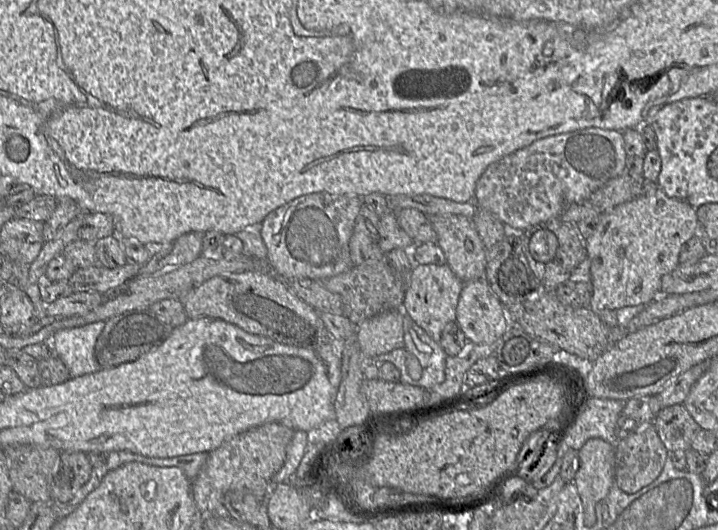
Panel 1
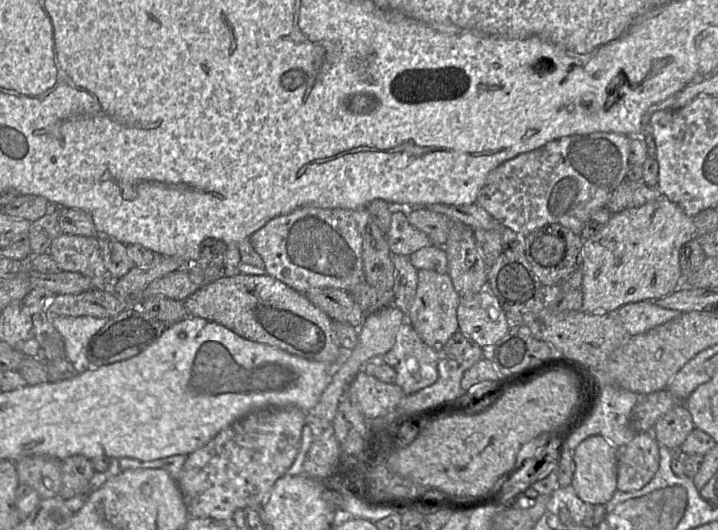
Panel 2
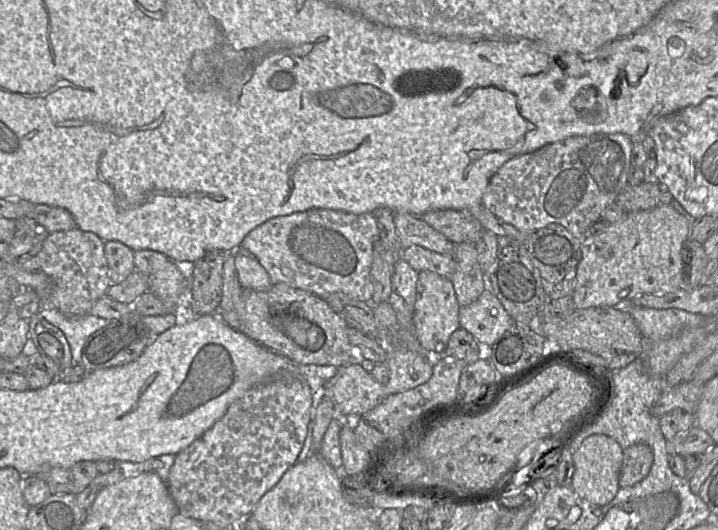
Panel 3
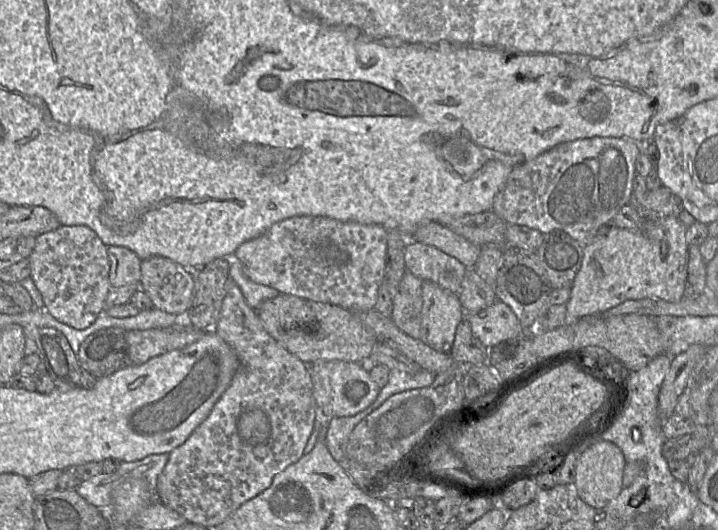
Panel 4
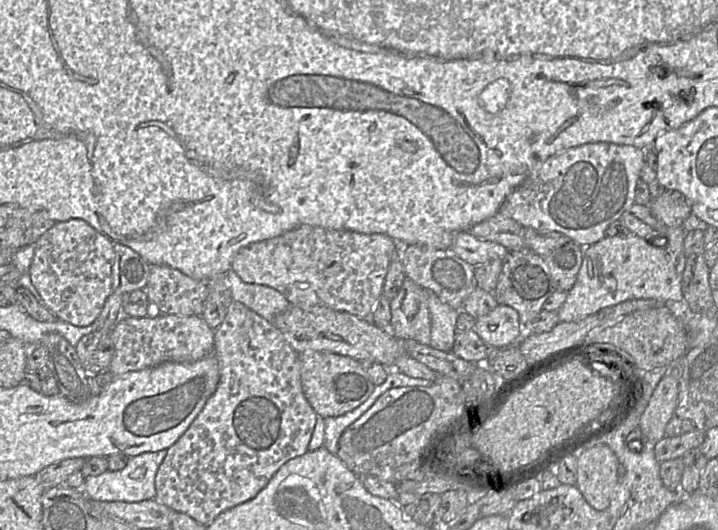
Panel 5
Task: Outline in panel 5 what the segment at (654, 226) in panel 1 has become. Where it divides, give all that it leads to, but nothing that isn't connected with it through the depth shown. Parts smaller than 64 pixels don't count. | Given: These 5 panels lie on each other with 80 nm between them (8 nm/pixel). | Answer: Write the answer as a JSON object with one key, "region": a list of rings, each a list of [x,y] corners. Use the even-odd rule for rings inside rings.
{"region":[[[668,227],[663,234],[652,240],[628,233],[625,236],[606,236],[584,247],[585,254],[577,280],[558,310],[560,322],[581,320],[601,309],[633,299],[654,299],[682,308],[685,234],[682,227]]]}

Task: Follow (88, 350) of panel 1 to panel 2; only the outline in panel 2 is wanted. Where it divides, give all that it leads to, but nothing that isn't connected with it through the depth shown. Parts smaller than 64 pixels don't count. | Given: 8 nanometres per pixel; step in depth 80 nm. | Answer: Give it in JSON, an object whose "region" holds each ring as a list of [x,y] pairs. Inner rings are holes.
{"region":[[[50,316],[51,323],[63,338],[66,359],[79,374],[91,369],[86,349],[91,338],[102,329],[107,319],[91,316]]]}

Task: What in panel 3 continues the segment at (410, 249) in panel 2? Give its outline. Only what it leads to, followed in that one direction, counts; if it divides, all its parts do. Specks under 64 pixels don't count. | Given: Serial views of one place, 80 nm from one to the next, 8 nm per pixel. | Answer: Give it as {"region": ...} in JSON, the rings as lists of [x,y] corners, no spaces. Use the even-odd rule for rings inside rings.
{"region":[[[393,213],[393,220],[402,249],[418,245],[453,257],[455,244],[442,233],[417,216],[409,213]]]}

